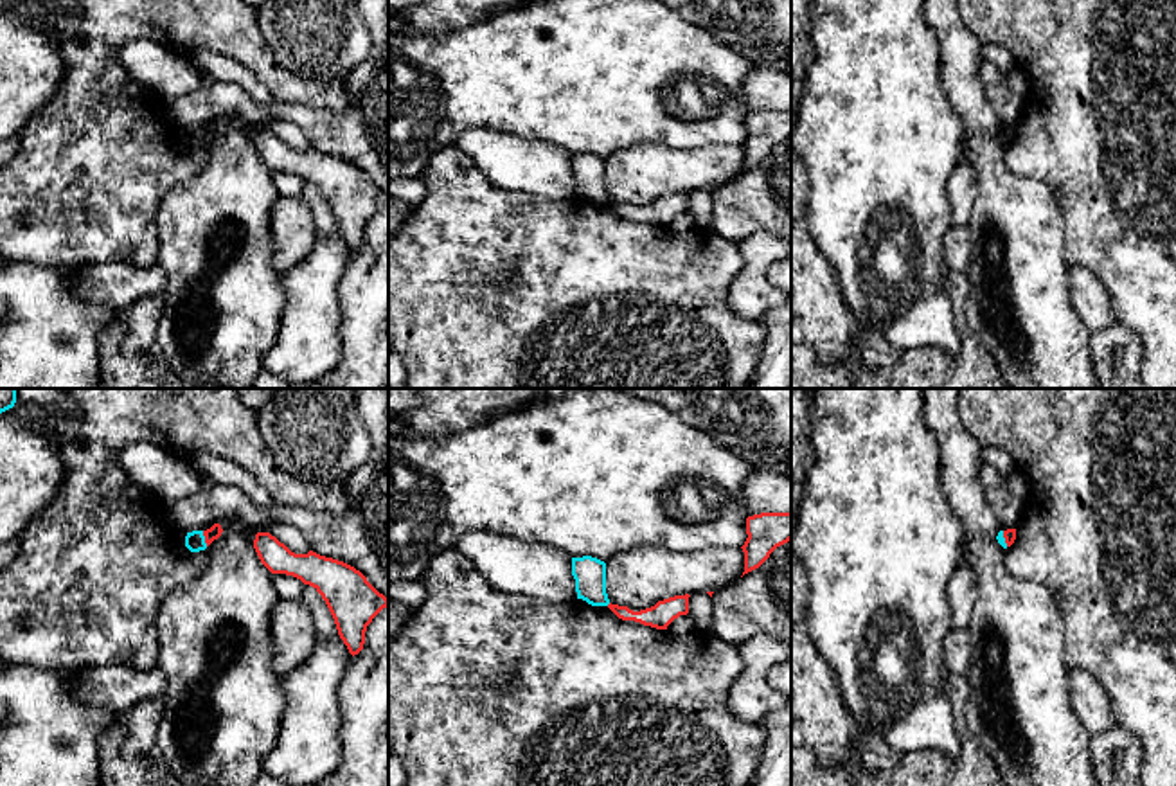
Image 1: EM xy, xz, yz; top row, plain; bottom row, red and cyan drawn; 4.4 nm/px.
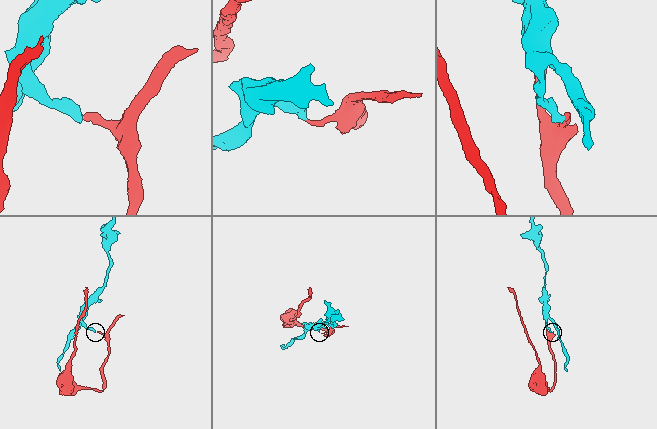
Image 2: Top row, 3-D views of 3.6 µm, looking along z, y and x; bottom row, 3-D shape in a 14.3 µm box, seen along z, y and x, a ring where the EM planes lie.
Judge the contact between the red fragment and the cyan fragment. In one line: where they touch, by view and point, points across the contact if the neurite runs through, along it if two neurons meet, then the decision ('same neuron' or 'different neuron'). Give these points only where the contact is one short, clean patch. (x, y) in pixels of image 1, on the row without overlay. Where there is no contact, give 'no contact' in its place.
xy (205, 135) | along xy (202, 128), (207, 142) | different neuron

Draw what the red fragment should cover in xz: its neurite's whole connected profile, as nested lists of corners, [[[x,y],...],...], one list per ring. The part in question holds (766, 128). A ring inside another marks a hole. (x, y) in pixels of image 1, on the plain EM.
[[[761,110],[746,115],[744,171],[759,165],[770,151],[791,137],[791,110]]]

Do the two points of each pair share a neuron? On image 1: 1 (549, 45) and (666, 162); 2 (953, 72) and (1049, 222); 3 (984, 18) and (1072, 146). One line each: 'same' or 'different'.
1: different
2: same
3: same

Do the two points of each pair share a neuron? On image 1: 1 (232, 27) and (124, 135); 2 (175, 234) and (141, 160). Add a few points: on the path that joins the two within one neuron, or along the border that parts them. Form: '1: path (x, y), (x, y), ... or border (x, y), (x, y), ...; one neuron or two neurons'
1: path (180, 24), (132, 24), (108, 47), (108, 83); one neuron
2: border (193, 173), (159, 205), (160, 243); two neurons

